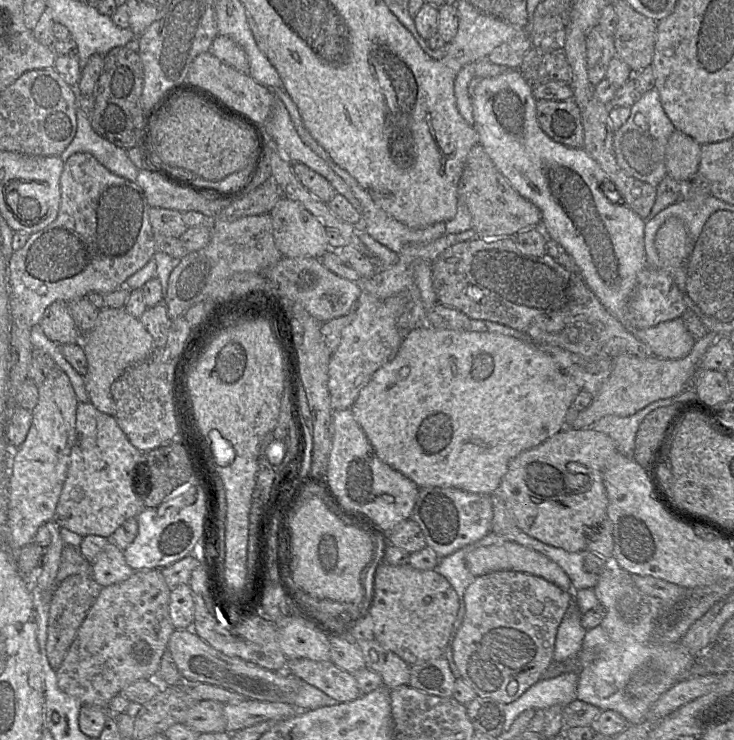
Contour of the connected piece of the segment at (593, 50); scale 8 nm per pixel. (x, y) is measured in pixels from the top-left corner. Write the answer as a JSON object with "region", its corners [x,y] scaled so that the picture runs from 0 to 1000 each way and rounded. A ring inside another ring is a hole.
{"region":[[[813,32],[798,50],[800,100],[808,118],[824,107],[830,84],[837,76],[834,49]]]}

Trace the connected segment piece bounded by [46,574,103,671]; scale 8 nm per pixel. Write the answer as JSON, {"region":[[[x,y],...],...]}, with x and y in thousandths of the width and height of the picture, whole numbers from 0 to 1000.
{"region":[[[102,776],[89,781],[72,799],[65,823],[63,866],[63,885],[72,905],[76,907],[83,900],[108,847],[139,795],[125,778]]]}

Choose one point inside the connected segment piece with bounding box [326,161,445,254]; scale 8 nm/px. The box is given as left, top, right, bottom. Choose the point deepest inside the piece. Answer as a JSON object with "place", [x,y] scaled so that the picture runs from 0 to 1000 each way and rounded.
{"place":[522,308]}

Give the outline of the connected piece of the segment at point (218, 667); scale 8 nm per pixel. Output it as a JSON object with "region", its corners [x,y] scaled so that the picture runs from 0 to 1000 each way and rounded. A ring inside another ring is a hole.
{"region":[[[260,850],[237,851],[228,878],[253,923],[286,924],[328,938],[337,945],[399,951],[409,922],[413,922],[394,908],[368,907],[328,889],[309,886],[287,874]]]}

